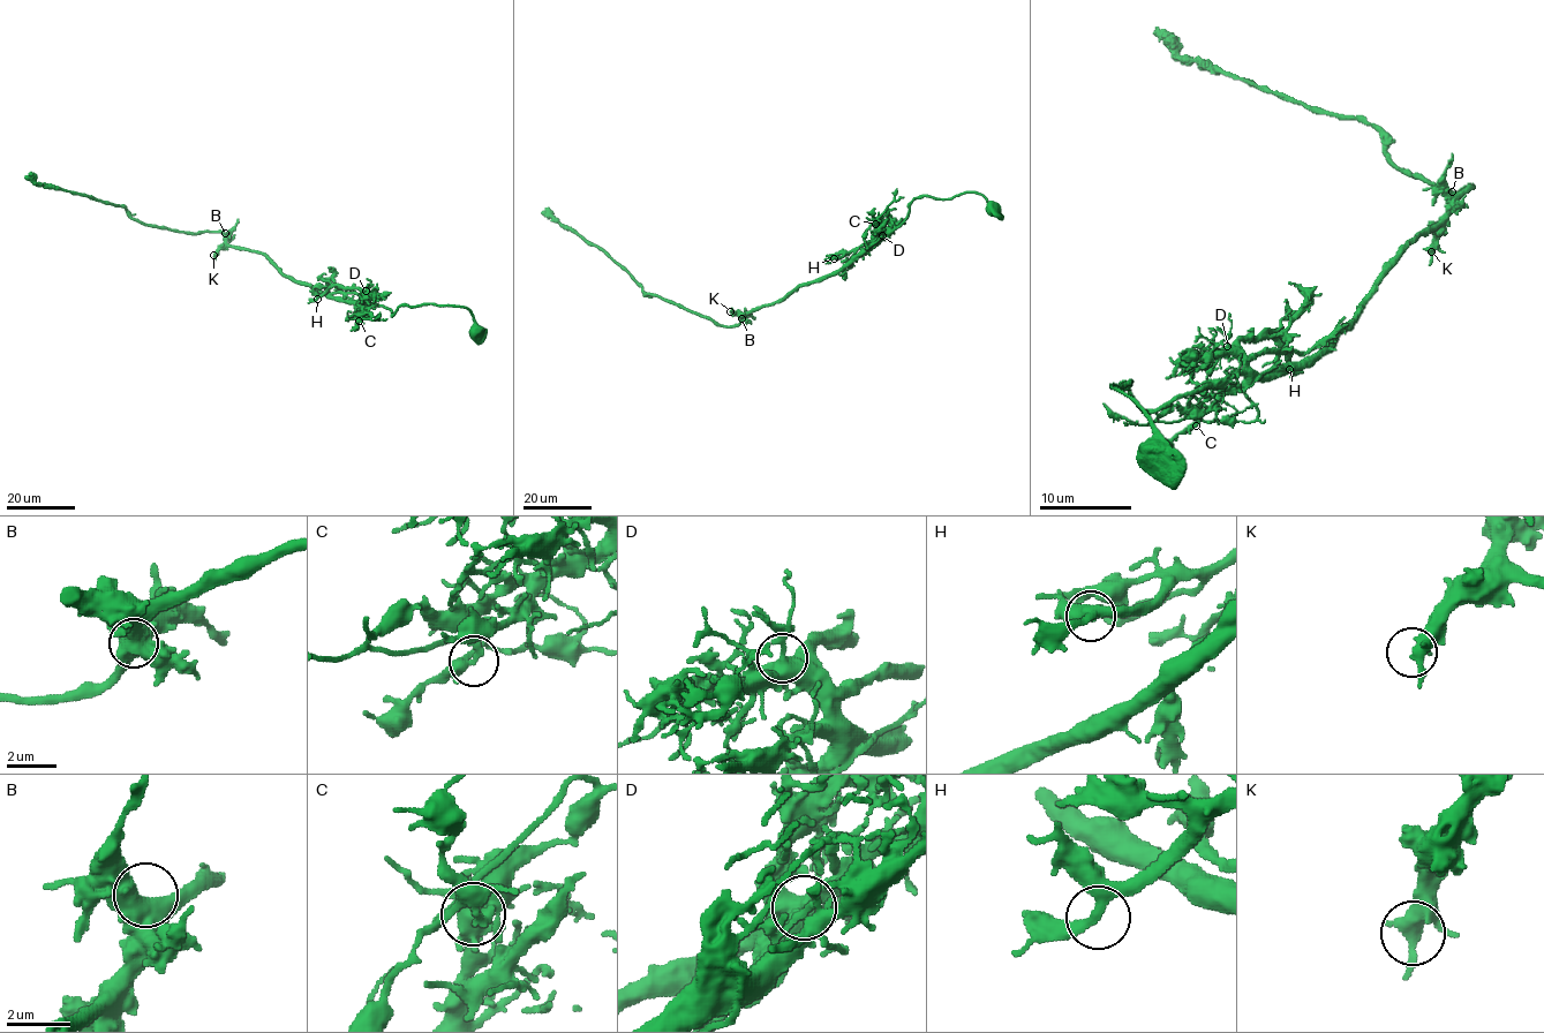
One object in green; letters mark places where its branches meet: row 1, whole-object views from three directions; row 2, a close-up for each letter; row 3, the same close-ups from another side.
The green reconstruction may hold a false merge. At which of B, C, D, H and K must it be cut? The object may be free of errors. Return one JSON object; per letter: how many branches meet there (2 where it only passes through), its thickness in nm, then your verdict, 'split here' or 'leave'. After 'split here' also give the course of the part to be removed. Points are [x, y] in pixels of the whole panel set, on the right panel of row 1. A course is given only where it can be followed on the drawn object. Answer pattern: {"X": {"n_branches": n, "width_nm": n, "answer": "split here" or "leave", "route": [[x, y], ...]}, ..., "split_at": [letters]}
{"B": {"n_branches": 4, "width_nm": 550, "answer": "leave"}, "C": {"n_branches": 4, "width_nm": 320, "answer": "split here", "route": [[1195, 425], [1199, 419], [1252, 421], [1257, 407], [1245, 391], [1275, 362], [1285, 344]]}, "D": {"n_branches": 3, "width_nm": 480, "answer": "leave"}, "H": {"n_branches": 3, "width_nm": 280, "answer": "leave"}, "K": {"n_branches": 3, "width_nm": 340, "answer": "leave"}, "split_at": ["C"]}

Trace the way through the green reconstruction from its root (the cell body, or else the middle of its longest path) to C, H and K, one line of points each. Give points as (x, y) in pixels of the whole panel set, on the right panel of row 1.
C: (1157, 455), (1150, 419), (1113, 384), (1131, 379), (1122, 386), (1161, 409), (1209, 382), (1213, 402), (1195, 425)
H: (1157, 455), (1113, 384), (1161, 409), (1232, 377), (1239, 344), (1264, 332), (1289, 369)
K: (1157, 455), (1113, 384), (1161, 409), (1308, 364), (1436, 226), (1431, 251)

